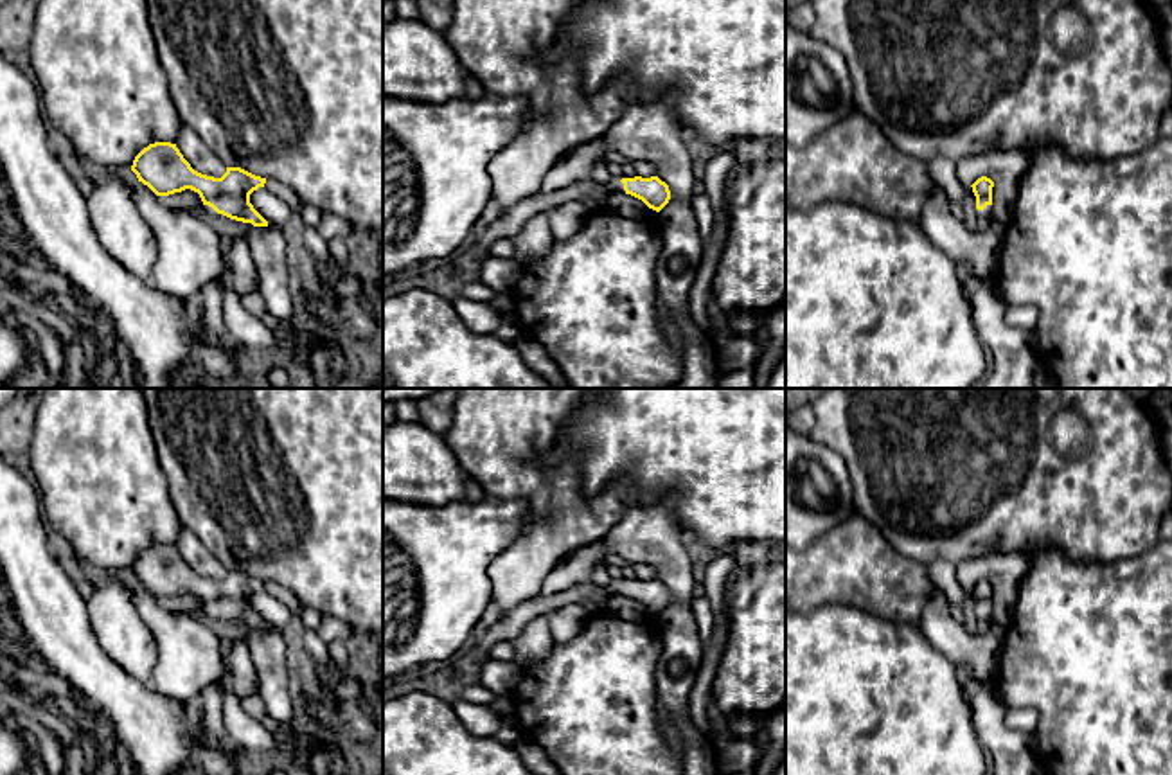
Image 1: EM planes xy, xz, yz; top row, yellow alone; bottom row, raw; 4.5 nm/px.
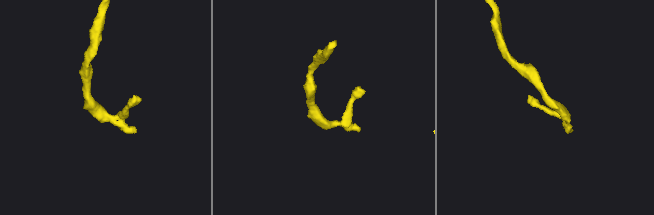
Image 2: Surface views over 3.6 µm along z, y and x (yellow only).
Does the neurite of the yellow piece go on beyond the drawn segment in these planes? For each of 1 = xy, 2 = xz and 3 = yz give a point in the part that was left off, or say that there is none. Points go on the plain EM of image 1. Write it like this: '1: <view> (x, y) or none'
1: none
2: none
3: none

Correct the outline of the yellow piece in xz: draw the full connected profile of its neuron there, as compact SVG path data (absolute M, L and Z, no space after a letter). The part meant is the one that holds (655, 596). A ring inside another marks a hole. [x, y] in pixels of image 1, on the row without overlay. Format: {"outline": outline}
{"outline": "M658 579L651 581L622 581L626 597L642 602L649 611L660 615L670 602L670 593Z"}

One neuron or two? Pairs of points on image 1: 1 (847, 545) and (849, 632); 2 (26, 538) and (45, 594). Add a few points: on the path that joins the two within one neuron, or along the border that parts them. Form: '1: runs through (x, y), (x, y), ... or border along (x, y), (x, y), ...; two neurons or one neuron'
1: border along (807, 610), (818, 605), (854, 605), (888, 621); two neurons
2: runs through (26, 552), (26, 574), (31, 579); one neuron

